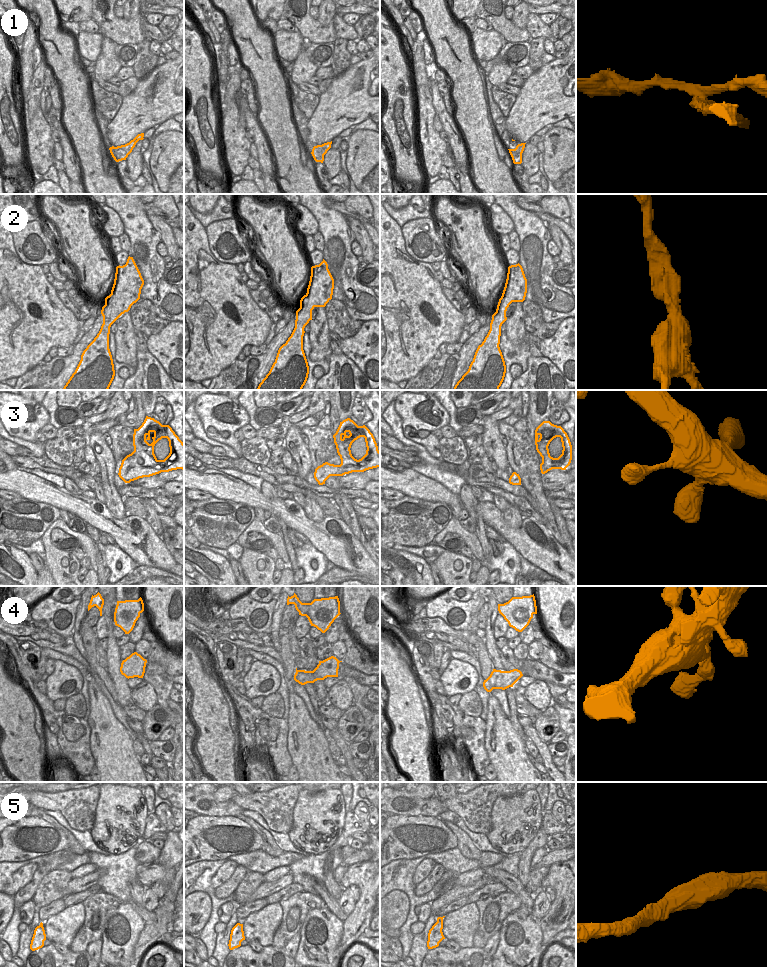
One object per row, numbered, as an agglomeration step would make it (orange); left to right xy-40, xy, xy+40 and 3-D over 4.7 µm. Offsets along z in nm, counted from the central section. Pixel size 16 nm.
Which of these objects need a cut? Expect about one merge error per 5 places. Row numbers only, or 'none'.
1

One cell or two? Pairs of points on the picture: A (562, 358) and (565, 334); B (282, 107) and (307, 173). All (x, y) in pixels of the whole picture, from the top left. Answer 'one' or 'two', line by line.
A: one
B: one

